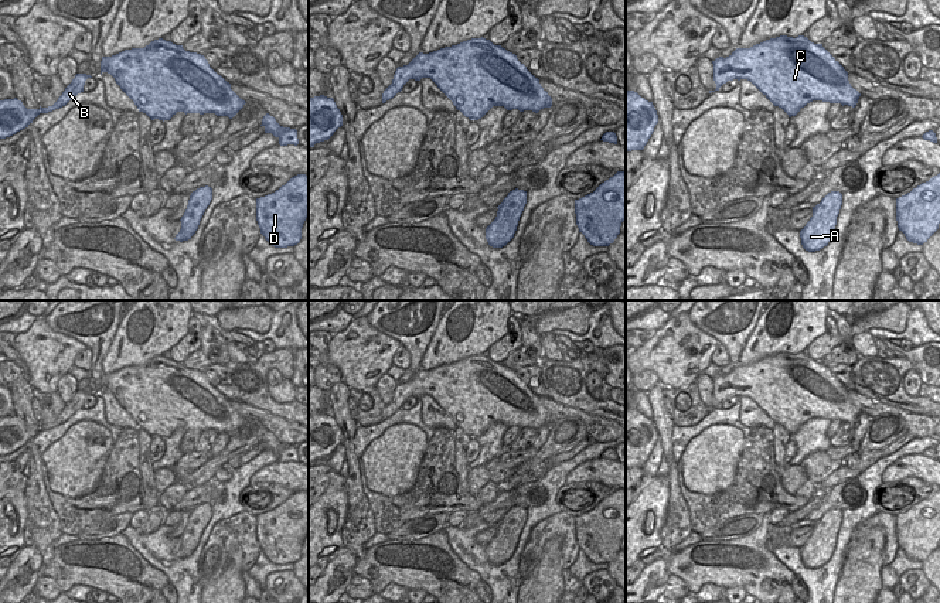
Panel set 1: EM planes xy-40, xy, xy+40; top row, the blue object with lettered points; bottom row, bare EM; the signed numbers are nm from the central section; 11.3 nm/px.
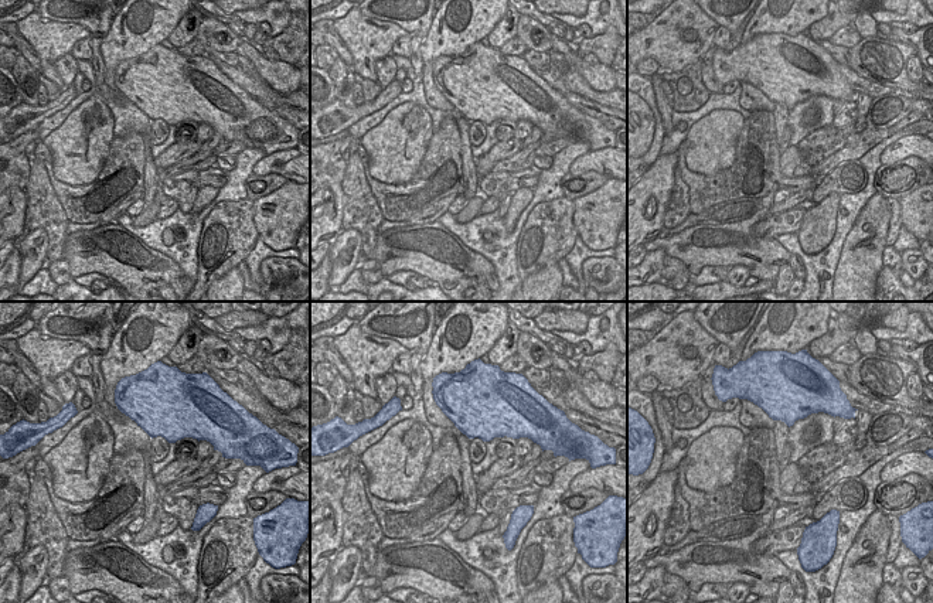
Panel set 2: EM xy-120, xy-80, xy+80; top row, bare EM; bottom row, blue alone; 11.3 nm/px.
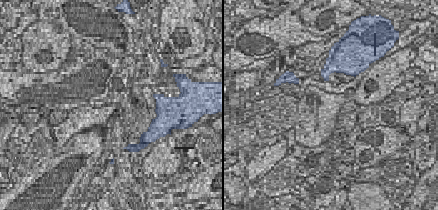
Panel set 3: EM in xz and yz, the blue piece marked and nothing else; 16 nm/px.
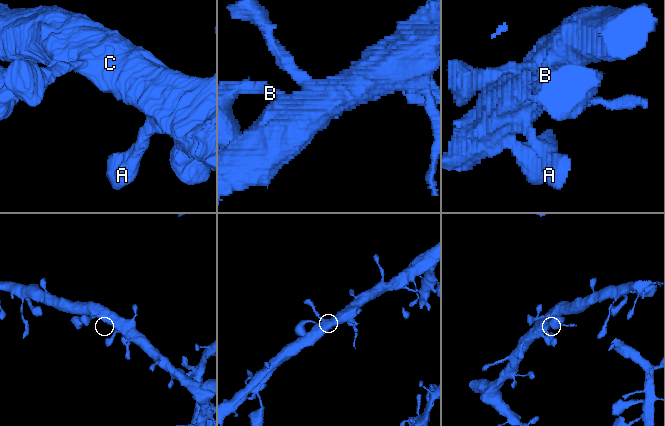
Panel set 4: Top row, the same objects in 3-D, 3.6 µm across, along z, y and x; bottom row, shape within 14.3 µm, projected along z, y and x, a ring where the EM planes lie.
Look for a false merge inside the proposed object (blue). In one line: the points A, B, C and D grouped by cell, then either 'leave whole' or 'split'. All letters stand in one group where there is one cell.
groups A B C D; leave whole

